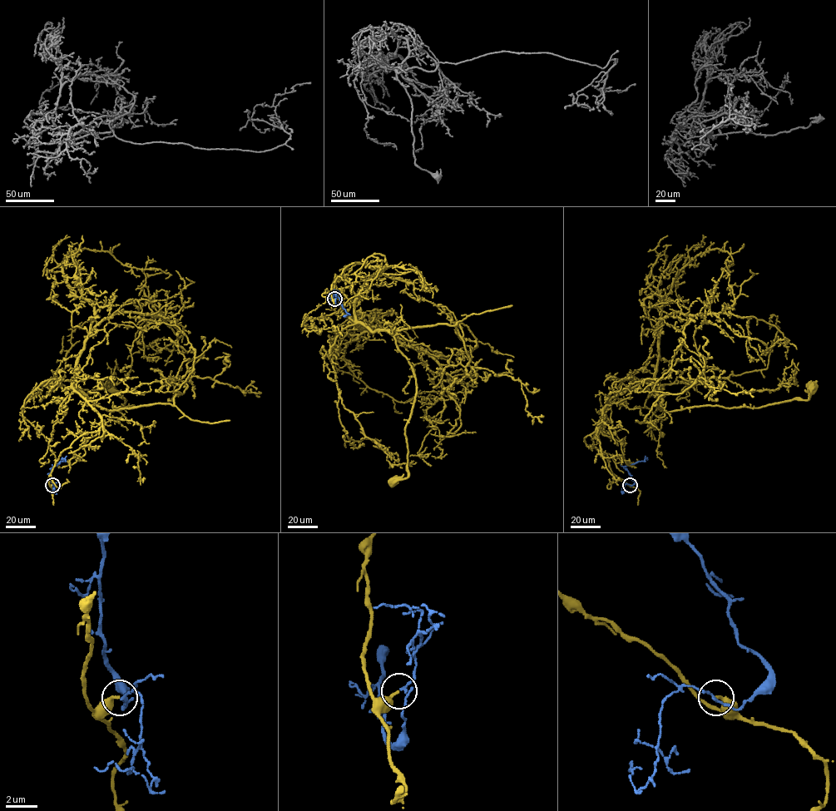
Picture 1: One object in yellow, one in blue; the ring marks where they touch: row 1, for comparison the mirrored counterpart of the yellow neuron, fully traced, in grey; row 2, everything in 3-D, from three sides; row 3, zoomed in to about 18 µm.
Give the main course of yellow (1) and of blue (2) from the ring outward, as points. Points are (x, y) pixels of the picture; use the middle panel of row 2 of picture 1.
1: (334, 299), (347, 266), (383, 270), (354, 310), (393, 337), (415, 379), (408, 477), (393, 480)
2: (334, 299), (334, 293), (348, 314), (344, 317)

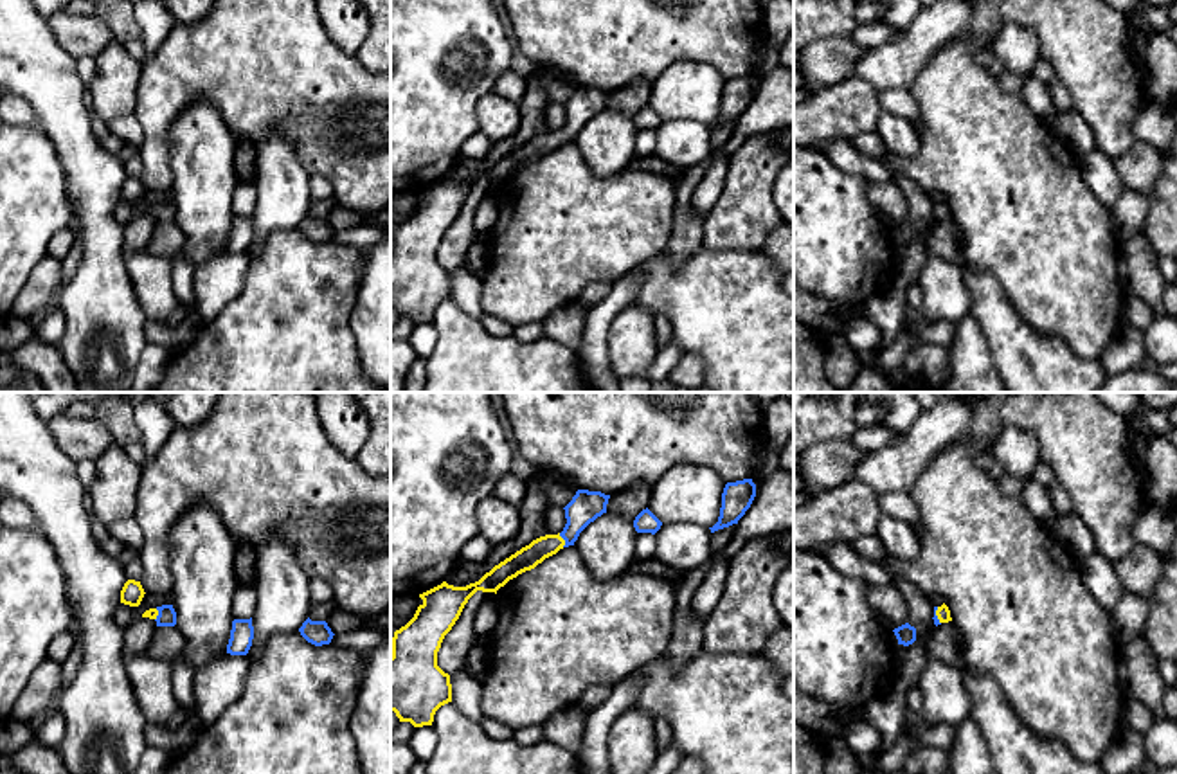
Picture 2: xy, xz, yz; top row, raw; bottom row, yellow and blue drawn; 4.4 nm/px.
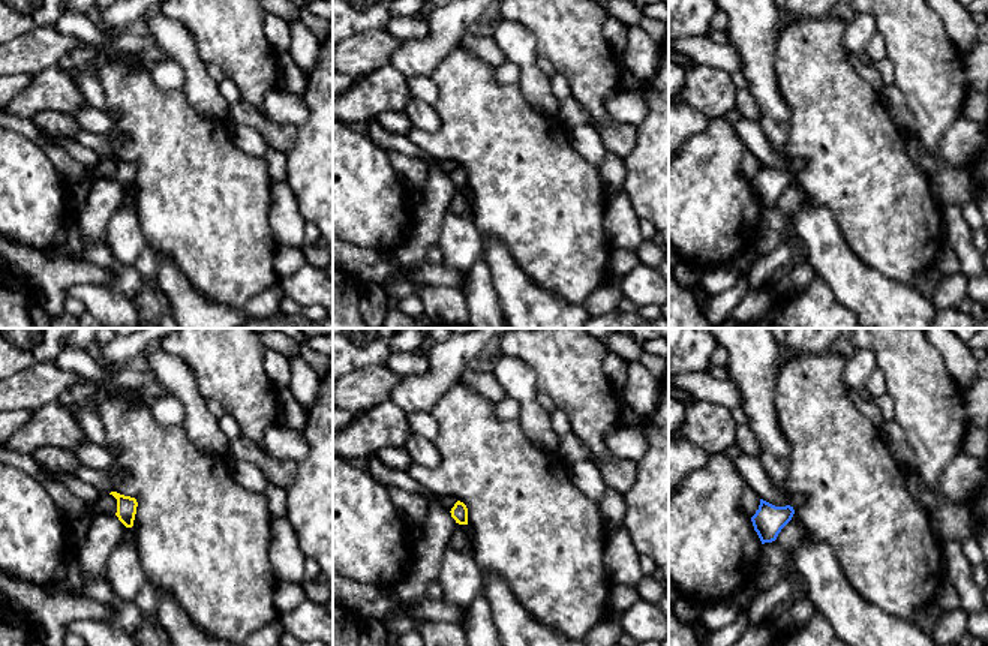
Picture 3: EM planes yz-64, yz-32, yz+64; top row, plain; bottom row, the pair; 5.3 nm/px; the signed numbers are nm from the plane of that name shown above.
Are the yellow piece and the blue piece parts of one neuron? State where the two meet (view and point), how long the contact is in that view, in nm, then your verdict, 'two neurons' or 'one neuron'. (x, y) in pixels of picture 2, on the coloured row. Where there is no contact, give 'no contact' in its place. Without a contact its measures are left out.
contact xz (564, 540); length 70 nm; two neurons

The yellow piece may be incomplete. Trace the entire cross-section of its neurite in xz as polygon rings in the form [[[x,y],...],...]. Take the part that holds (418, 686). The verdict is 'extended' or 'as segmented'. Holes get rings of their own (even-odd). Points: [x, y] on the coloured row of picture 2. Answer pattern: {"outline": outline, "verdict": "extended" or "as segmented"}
{"outline": [[[545,535],[522,547],[479,581],[466,587],[454,587],[443,581],[441,585],[419,594],[423,603],[418,607],[414,617],[394,632],[391,655],[391,711],[400,722],[410,722],[414,727],[432,725],[436,711],[452,702],[450,675],[437,666],[437,652],[445,635],[459,619],[468,599],[477,592],[495,592],[518,574],[535,569],[545,558],[563,549],[565,540],[558,535]]], "verdict": "as segmented"}

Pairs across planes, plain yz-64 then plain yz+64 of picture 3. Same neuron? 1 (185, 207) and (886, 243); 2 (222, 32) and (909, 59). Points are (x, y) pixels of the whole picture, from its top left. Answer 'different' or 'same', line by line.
1: same
2: same

